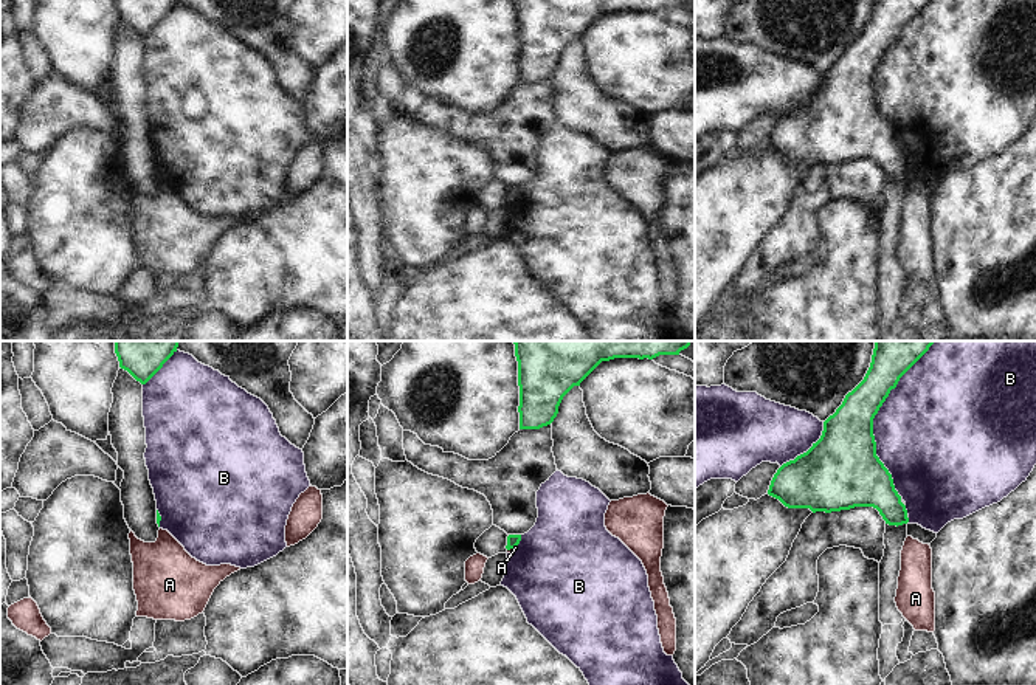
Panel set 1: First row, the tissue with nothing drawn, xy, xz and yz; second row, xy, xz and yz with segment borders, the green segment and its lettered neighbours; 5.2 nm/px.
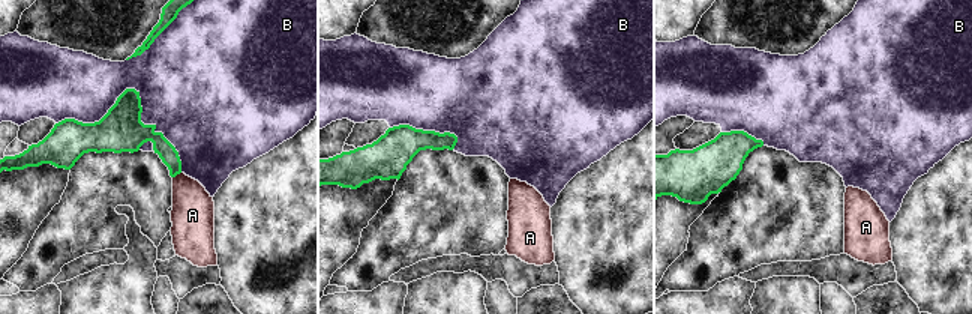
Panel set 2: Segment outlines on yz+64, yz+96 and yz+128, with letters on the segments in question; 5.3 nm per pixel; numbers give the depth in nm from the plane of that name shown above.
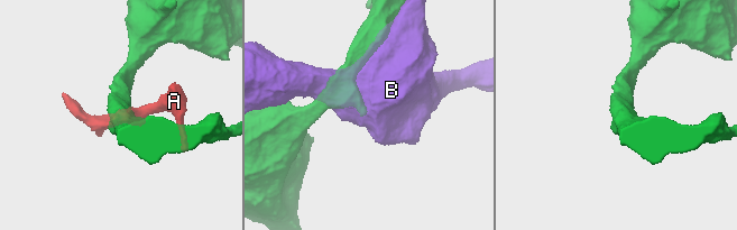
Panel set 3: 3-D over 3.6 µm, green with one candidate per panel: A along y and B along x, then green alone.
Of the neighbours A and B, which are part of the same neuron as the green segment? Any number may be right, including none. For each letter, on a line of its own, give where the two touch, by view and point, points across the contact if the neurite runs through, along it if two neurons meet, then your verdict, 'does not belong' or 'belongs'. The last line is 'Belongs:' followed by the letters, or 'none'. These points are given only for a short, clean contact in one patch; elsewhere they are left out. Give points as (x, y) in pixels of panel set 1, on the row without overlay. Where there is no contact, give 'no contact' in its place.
A: meets green in xz at (511, 200); border along xz (515, 199), (507, 203); does not belong
B: meets green in yz at (872, 75); does not belong
Belongs: none

